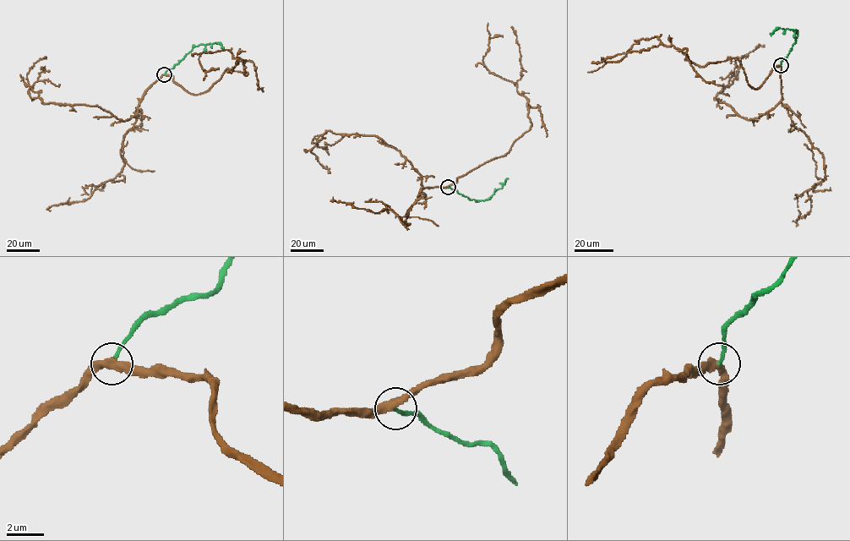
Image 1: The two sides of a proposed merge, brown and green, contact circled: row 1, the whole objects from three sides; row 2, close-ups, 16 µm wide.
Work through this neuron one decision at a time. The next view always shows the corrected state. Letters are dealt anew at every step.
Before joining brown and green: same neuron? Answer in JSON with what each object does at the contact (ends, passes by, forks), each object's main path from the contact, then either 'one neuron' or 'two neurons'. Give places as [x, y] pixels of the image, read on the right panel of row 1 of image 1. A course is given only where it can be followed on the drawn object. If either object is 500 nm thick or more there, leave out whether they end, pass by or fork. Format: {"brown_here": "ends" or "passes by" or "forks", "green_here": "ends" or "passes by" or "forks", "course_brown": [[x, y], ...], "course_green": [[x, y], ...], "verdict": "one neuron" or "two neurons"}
{"brown_here": "passes by", "green_here": "ends", "course_brown": [[780, 65], [753, 88], [736, 58], [700, 67], [655, 36], [640, 39], [620, 60], [588, 72]], "course_green": [[780, 65], [798, 34], [795, 30], [776, 29], [771, 36]], "verdict": "two neurons"}

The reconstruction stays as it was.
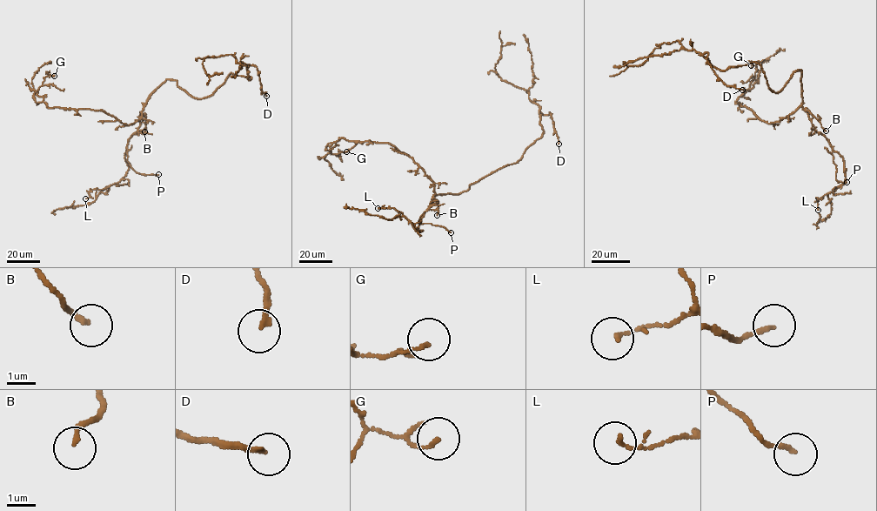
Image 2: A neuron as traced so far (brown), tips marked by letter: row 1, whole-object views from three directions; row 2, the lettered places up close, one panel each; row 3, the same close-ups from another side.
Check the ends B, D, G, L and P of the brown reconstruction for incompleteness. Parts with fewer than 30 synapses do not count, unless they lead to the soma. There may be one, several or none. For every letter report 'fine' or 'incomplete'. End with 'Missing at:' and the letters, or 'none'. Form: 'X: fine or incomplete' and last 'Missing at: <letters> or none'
B: fine
D: incomplete
G: fine
L: fine
P: fine
Missing at: D

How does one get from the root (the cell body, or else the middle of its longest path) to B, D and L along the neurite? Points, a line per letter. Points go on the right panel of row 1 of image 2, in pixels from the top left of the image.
B: (793, 75), (800, 70), (802, 106), (826, 131)
D: (793, 75), (773, 92), (757, 63), (721, 70), (703, 54), (708, 53), (707, 62), (726, 84), (742, 90)
L: (793, 75), (800, 70), (802, 106), (813, 128), (843, 161), (845, 182), (818, 198), (818, 210)

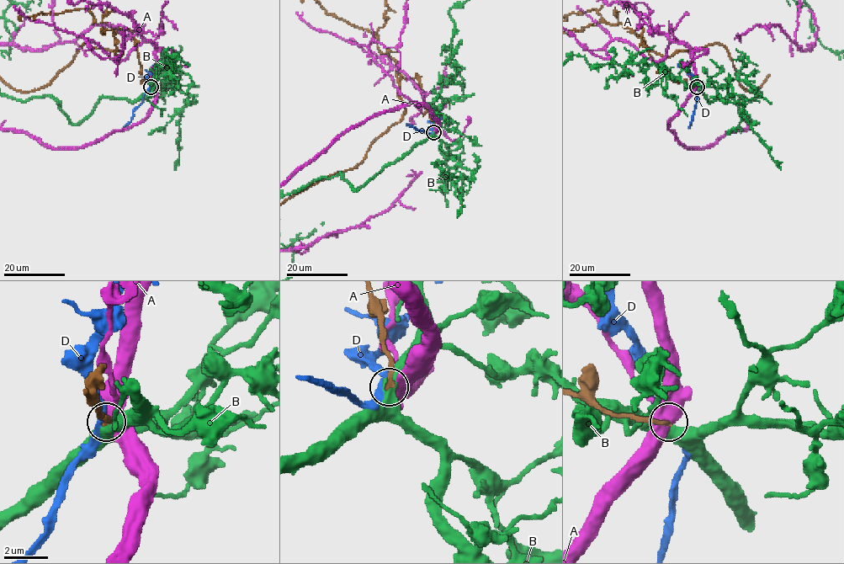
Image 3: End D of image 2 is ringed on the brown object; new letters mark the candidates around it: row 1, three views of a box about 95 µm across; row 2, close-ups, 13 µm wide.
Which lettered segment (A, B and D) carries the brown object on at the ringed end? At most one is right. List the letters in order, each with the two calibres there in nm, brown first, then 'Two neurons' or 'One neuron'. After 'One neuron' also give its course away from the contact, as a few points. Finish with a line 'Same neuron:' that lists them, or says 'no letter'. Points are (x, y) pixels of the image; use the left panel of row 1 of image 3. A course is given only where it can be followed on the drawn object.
A: Thickness 240 nm (brown) against 480 nm. Two neurons
B: Thickness 240 nm (brown) against 480 nm. Two neurons
D: Thickness 240 nm (brown) against 280 nm. Two neurons
Same neuron: no letter

